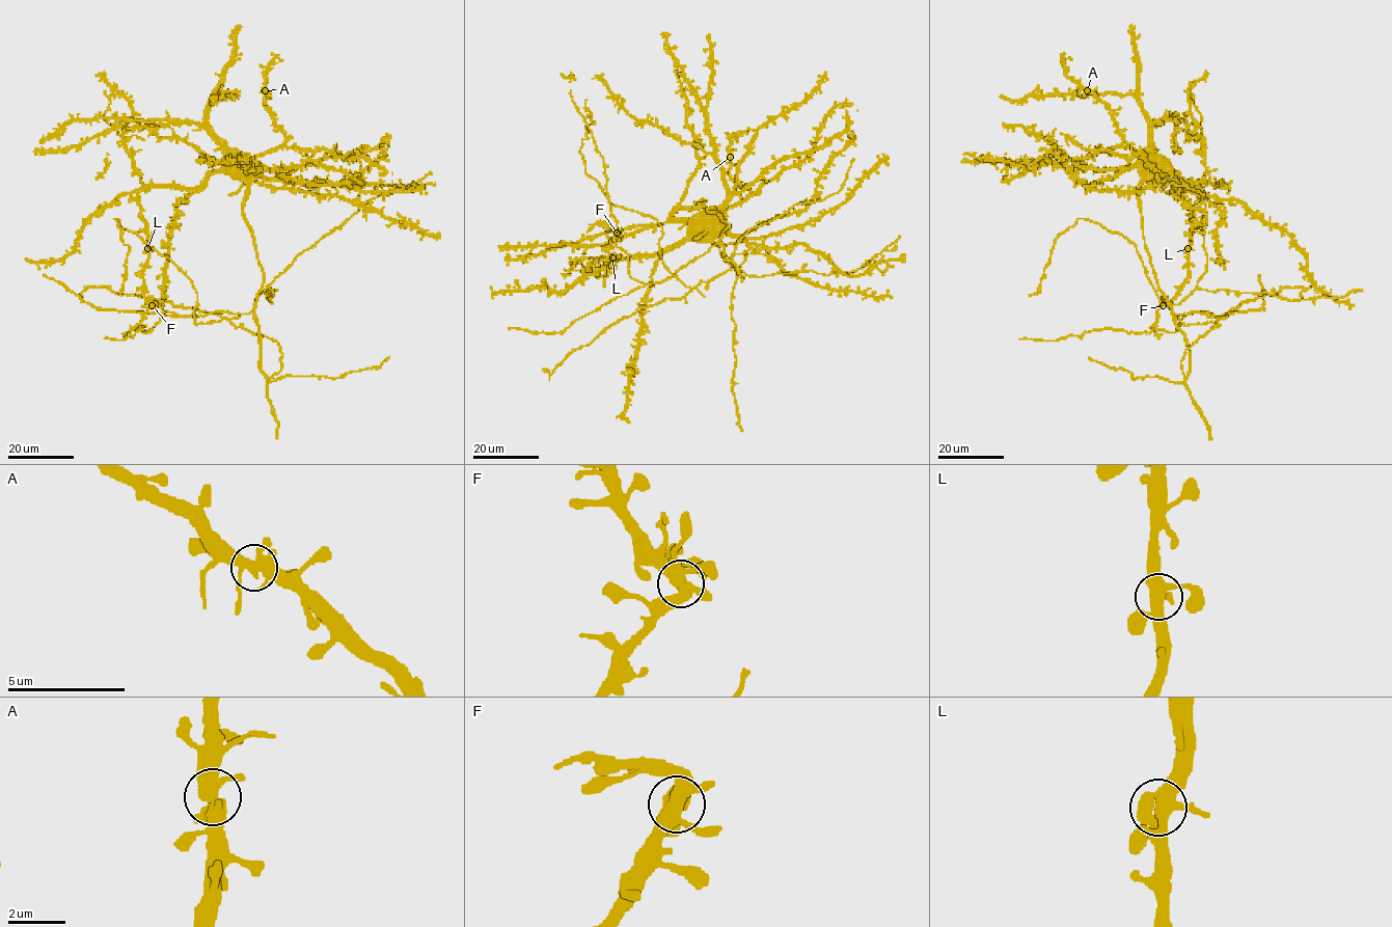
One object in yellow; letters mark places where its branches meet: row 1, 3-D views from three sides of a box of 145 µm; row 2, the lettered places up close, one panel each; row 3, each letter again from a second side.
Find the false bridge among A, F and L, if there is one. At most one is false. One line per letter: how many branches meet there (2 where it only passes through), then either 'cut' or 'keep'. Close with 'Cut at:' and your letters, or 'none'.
A: branches 5; keep
F: branches 5; keep
L: branches 5; keep
Cut at: none

